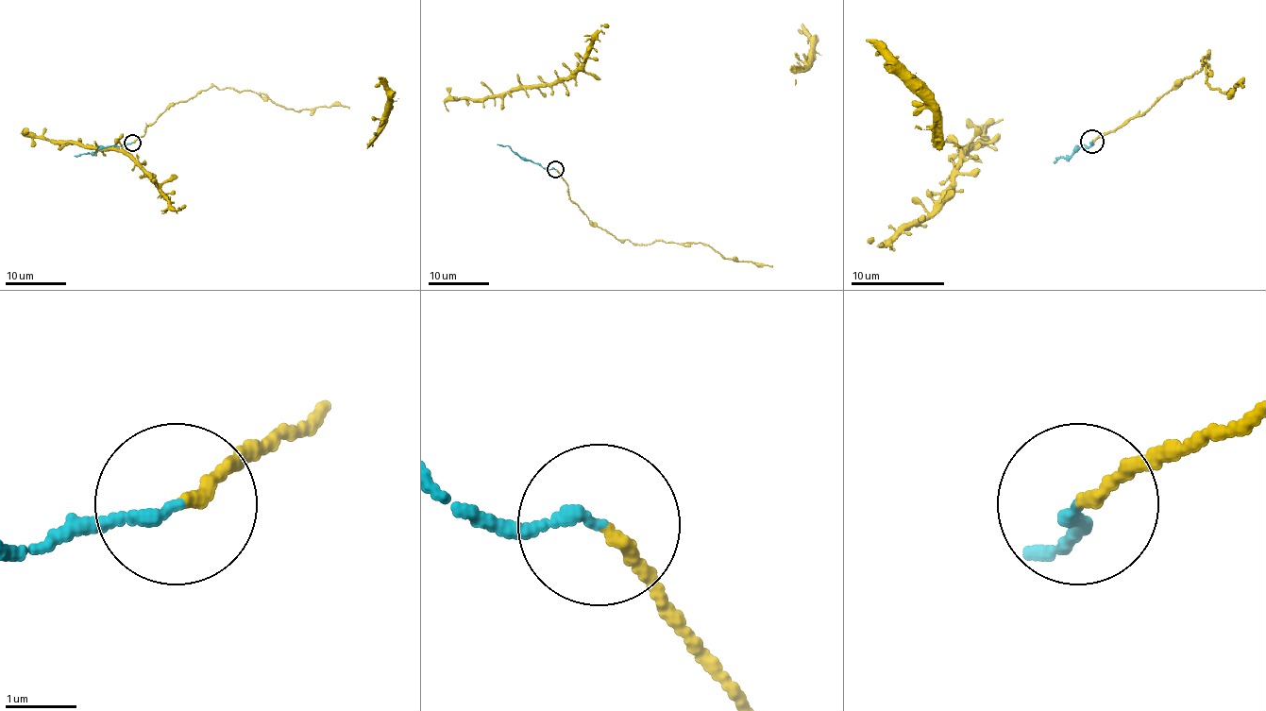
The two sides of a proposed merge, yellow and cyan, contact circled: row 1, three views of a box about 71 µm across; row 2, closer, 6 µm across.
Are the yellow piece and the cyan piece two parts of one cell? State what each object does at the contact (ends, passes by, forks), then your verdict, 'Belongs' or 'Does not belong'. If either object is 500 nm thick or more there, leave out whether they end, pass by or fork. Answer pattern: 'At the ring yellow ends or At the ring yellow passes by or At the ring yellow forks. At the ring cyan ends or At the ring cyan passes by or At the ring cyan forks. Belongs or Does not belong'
At the ring yellow ends. At the ring cyan ends. Belongs

